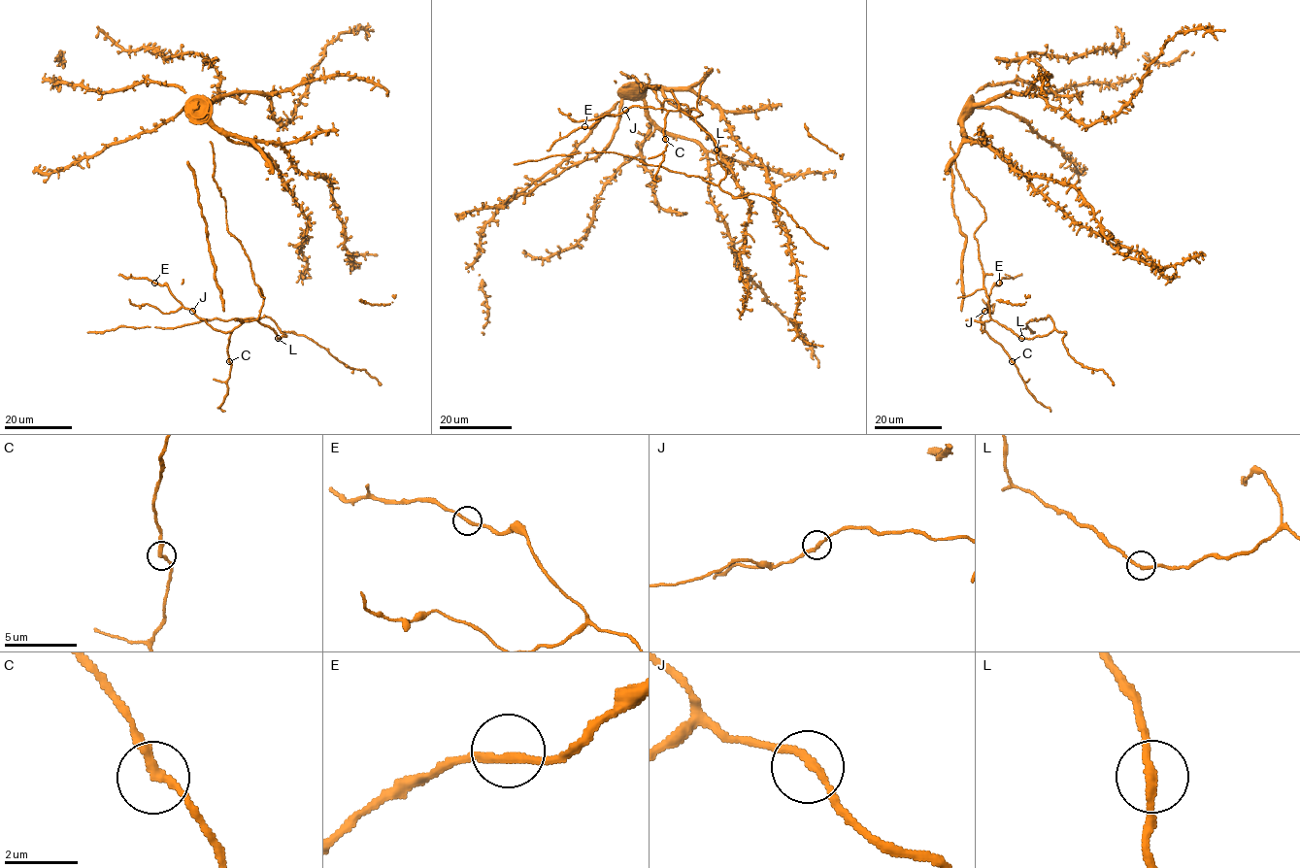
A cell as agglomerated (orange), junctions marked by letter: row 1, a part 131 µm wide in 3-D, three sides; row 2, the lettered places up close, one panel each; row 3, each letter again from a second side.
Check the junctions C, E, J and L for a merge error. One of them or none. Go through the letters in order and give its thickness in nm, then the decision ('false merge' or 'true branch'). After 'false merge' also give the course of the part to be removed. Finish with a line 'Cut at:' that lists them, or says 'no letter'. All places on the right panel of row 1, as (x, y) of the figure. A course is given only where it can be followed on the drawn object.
C: 240 nm | true branch
E: 220 nm | true branch
J: 200 nm | true branch
L: 220 nm | true branch
Cut at: no letter

